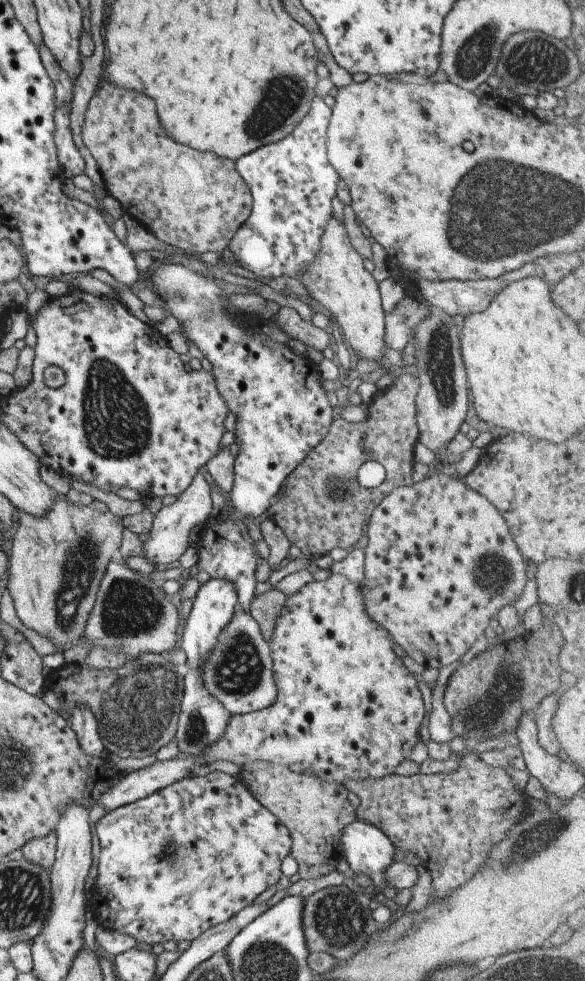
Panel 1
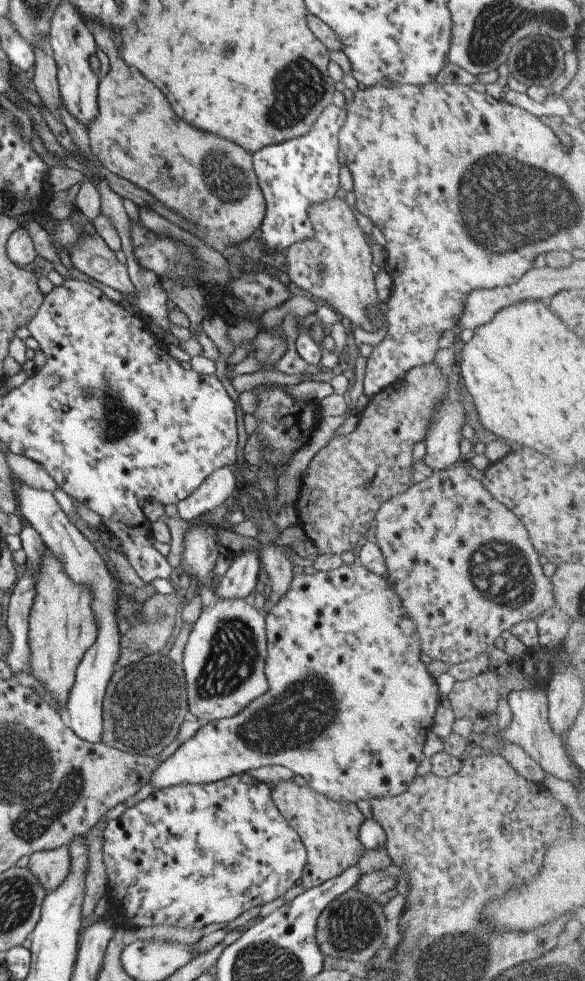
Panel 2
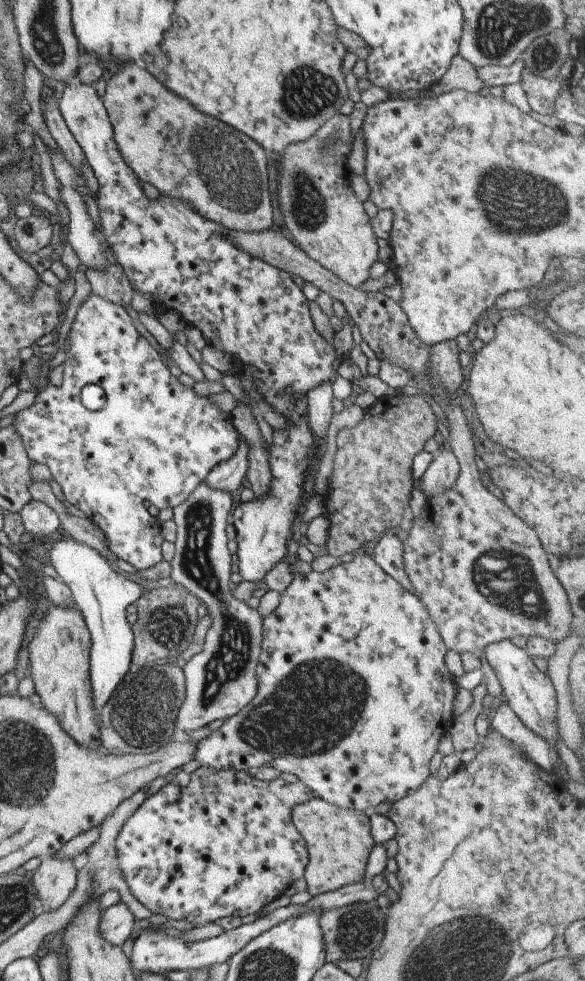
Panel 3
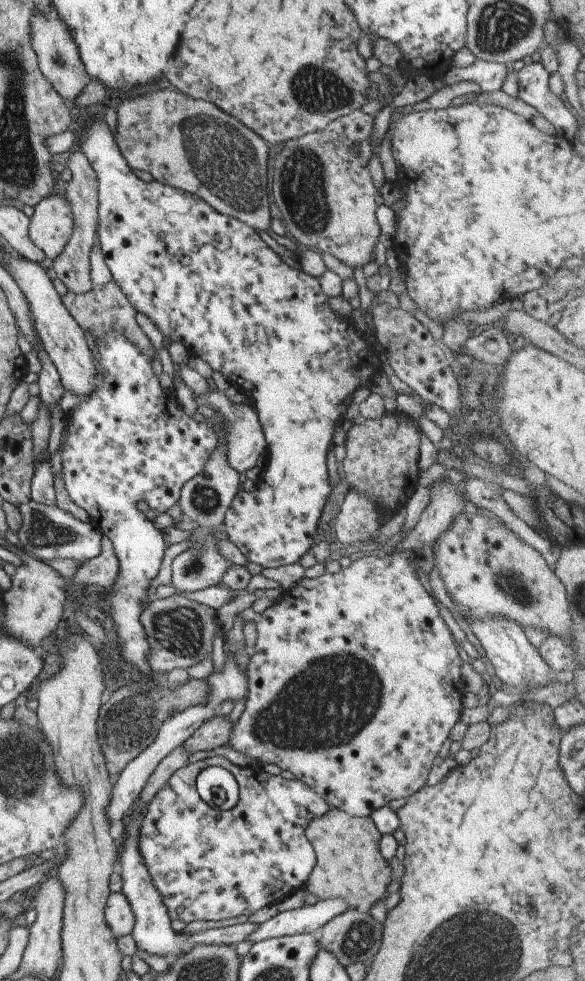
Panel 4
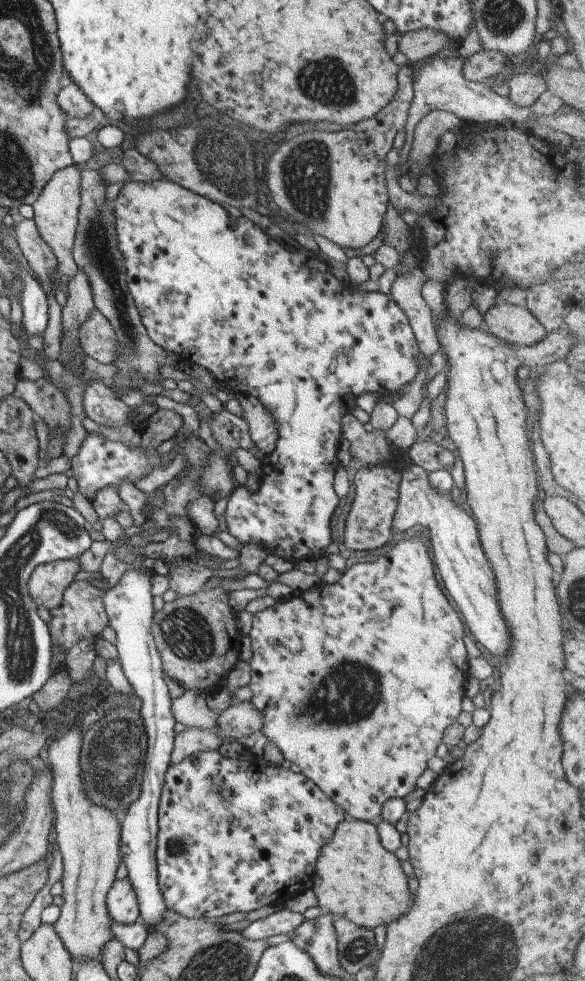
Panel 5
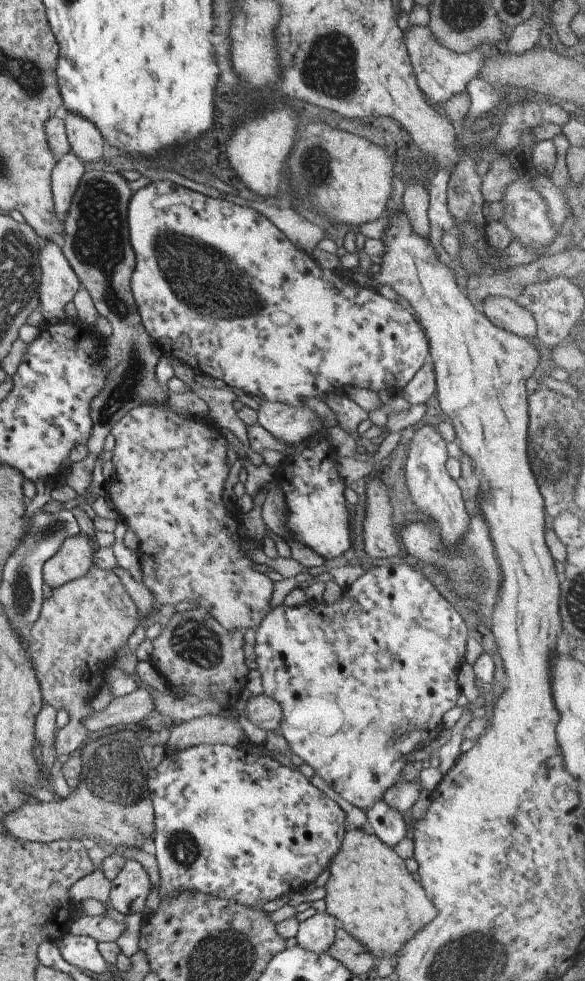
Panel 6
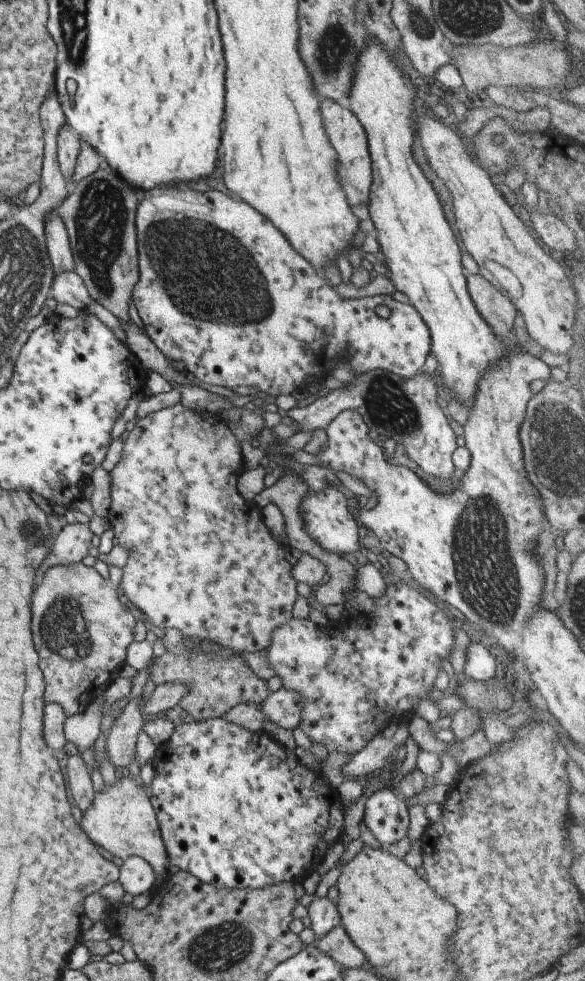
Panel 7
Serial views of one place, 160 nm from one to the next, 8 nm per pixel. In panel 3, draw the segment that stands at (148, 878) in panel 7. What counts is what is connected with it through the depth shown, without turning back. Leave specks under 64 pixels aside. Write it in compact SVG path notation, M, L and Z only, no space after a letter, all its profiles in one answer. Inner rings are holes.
M119 901L101 912L98 931L108 942L121 943L131 934L134 919L127 905Z

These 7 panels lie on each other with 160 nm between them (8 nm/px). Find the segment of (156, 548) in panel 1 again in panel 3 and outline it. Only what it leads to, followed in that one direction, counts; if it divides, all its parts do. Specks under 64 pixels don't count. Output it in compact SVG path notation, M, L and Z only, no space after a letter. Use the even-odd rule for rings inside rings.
M239 435L239 446L229 459L216 464L206 476L209 488L235 495L241 489L241 480L248 469L248 442Z

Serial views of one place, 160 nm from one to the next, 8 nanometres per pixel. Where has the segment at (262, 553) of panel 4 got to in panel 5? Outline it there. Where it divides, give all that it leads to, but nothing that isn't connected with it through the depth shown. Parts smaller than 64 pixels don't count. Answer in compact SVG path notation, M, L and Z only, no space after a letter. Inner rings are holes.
M166 180L148 182L128 181L113 201L114 227L119 251L121 251L126 272L126 285L133 304L139 313L147 336L160 349L178 358L178 363L197 364L205 368L217 383L228 387L233 394L254 396L272 415L278 424L278 435L273 452L265 455L259 468L259 488L255 493L247 492L245 487L233 489L225 504L224 518L226 530L235 537L240 546L257 543L267 553L277 555L295 564L301 559L314 559L325 554L323 550L331 543L329 520L337 506L338 496L332 487L333 473L339 461L335 457L342 432L341 417L351 412L360 394L372 392L378 397L390 396L397 390L406 388L413 380L418 366L418 344L403 310L389 299L385 293L368 293L349 286L333 276L327 262L320 261L311 251L291 252L286 247L266 235L257 225L243 216L232 217L218 203L208 200Z

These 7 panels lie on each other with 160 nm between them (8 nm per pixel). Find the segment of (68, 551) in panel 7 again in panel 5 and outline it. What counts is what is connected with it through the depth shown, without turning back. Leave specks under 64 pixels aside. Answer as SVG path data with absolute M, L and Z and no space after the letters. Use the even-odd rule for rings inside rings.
M76 558L63 559L37 565L28 580L31 598L48 610L61 602L67 585L79 571Z

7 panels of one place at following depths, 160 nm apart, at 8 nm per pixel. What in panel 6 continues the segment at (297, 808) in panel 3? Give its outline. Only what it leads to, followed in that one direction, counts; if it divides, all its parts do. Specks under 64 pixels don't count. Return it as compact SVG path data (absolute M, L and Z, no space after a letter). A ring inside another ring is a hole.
M351 827L345 831L340 847L330 860L329 877L326 881L325 910L334 916L341 929L355 937L376 958L395 960L402 946L412 939L425 924L433 920L437 910L425 898L421 886L411 878L401 859L392 848L386 847L375 835L365 834L363 830Z

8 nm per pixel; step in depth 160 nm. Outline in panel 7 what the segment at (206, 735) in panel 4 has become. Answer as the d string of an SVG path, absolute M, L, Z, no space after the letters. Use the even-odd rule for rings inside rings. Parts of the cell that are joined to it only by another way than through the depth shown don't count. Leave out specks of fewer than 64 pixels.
M280 687L271 691L260 703L260 711L266 716L266 720L281 728L297 729L302 719L302 704L302 696L298 692Z

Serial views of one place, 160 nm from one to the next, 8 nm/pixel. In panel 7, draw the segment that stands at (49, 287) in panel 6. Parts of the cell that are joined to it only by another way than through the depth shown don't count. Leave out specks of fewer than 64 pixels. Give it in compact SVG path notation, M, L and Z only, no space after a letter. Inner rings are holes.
M69 271L60 272L52 278L50 294L56 302L69 304L79 311L86 310L92 301L81 278Z

